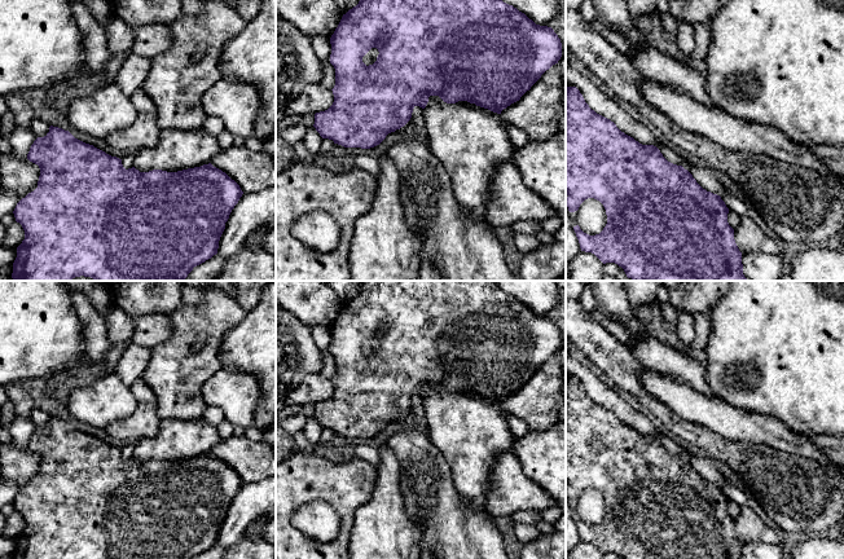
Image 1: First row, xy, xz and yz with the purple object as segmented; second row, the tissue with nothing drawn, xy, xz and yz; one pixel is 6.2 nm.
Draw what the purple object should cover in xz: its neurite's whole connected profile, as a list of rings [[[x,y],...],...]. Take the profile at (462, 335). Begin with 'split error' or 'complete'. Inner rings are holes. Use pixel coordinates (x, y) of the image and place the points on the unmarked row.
complete; [[[364,281],[356,296],[343,304],[338,317],[330,327],[330,353],[335,358],[335,375],[333,395],[315,404],[313,417],[322,428],[333,430],[344,437],[370,439],[379,435],[388,423],[404,417],[412,408],[413,399],[426,397],[430,386],[439,386],[447,393],[467,391],[476,396],[501,404],[504,399],[520,389],[531,377],[562,347],[562,333],[551,317],[536,314],[524,303],[504,292],[494,281]],[[377,338],[379,344],[373,355],[366,356],[362,347]]]

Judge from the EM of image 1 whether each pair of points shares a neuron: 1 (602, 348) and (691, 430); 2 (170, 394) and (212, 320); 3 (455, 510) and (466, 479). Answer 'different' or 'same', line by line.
1: same
2: same
3: different

